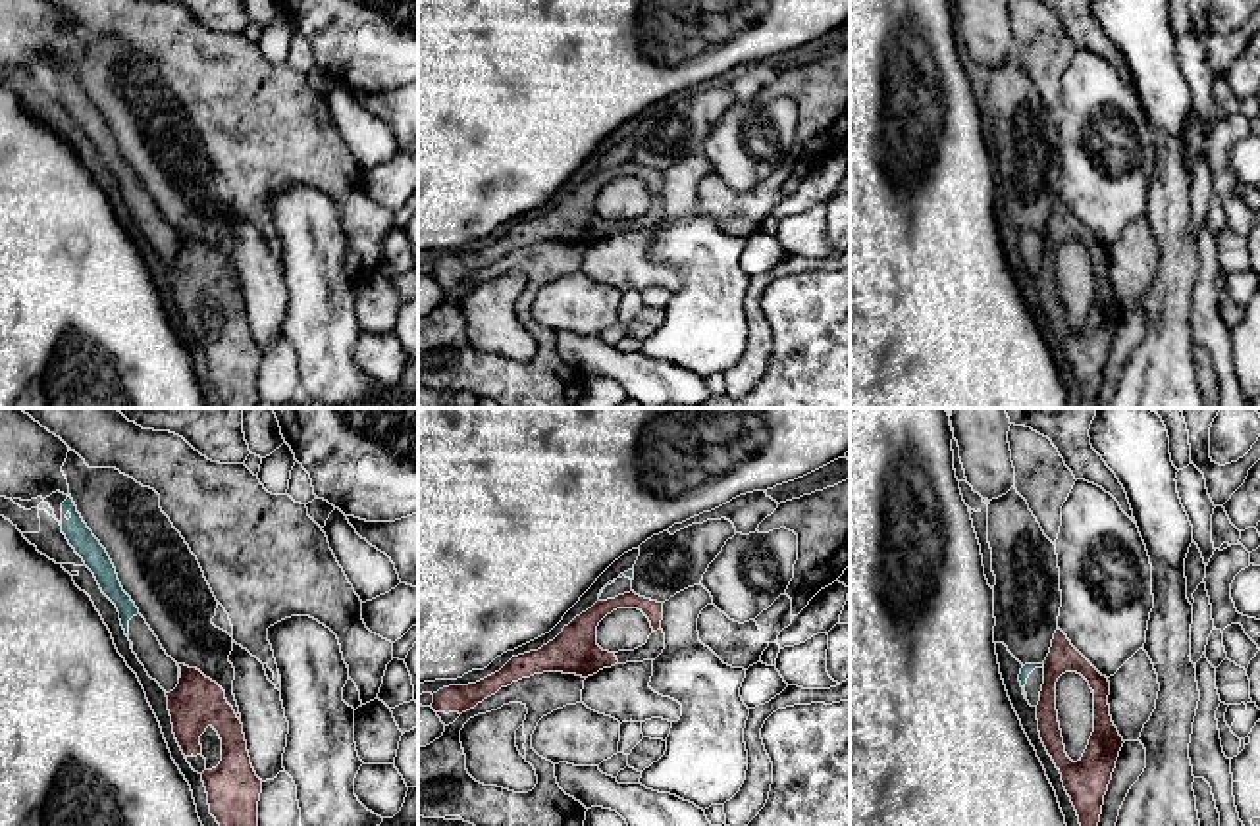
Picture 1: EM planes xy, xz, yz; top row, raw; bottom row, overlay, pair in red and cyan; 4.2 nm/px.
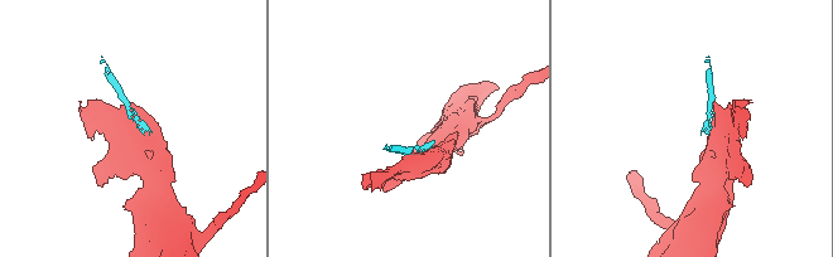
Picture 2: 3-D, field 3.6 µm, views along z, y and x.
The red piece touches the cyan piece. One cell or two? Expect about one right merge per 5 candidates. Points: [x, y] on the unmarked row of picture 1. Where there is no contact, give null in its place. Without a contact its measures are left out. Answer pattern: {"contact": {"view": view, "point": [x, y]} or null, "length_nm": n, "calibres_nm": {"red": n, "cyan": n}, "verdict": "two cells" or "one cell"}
{"contact": {"view": "xy", "point": [182, 241]}, "length_nm": 60, "calibres_nm": {"red": 220, "cyan": 20}, "verdict": "two cells"}

